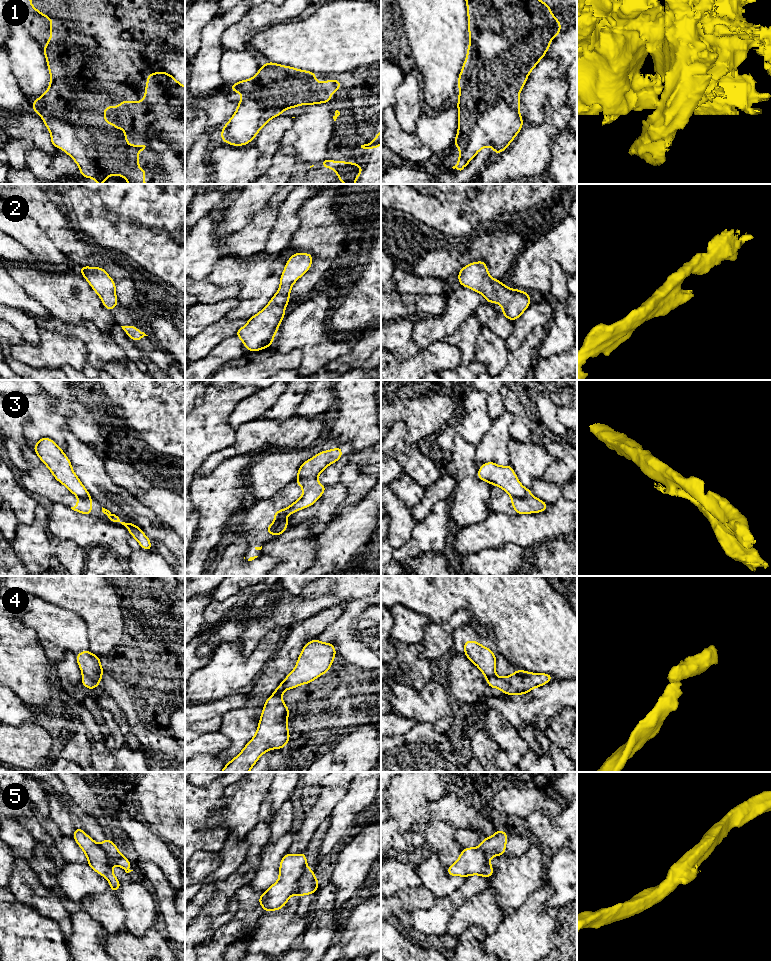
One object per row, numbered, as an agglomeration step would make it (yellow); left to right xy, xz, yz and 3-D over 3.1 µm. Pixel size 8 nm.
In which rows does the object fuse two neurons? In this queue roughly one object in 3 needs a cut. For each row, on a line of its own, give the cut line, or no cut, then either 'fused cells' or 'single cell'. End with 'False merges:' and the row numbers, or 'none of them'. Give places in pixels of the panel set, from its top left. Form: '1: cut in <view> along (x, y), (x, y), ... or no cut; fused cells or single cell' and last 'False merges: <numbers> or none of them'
1: cut in yz along (465, 60), (478, 100), (527, 77); fused cells
2: no cut; single cell
3: cut in yz along (530, 494), (512, 497); fused cells
4: cut in xy along (83, 673), (98, 684); fused cells
5: cut in xz along (308, 868), (297, 881), (297, 888), (294, 894); fused cells
False merges: 1, 3, 4, 5

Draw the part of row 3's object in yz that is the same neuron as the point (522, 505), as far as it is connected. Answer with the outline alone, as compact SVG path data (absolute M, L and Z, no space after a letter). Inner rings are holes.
M530 495L526 497L512 497L511 505L515 510L515 514L530 514L544 512L549 504Z

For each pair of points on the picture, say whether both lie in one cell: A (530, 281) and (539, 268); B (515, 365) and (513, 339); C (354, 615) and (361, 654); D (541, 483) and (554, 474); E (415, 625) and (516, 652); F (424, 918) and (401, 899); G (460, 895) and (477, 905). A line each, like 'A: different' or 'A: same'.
A: same
B: different
C: same
D: different
E: different
F: different
G: different

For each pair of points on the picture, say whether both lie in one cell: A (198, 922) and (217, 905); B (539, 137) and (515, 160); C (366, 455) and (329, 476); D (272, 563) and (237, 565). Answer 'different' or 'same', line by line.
A: same
B: same
C: same
D: same

